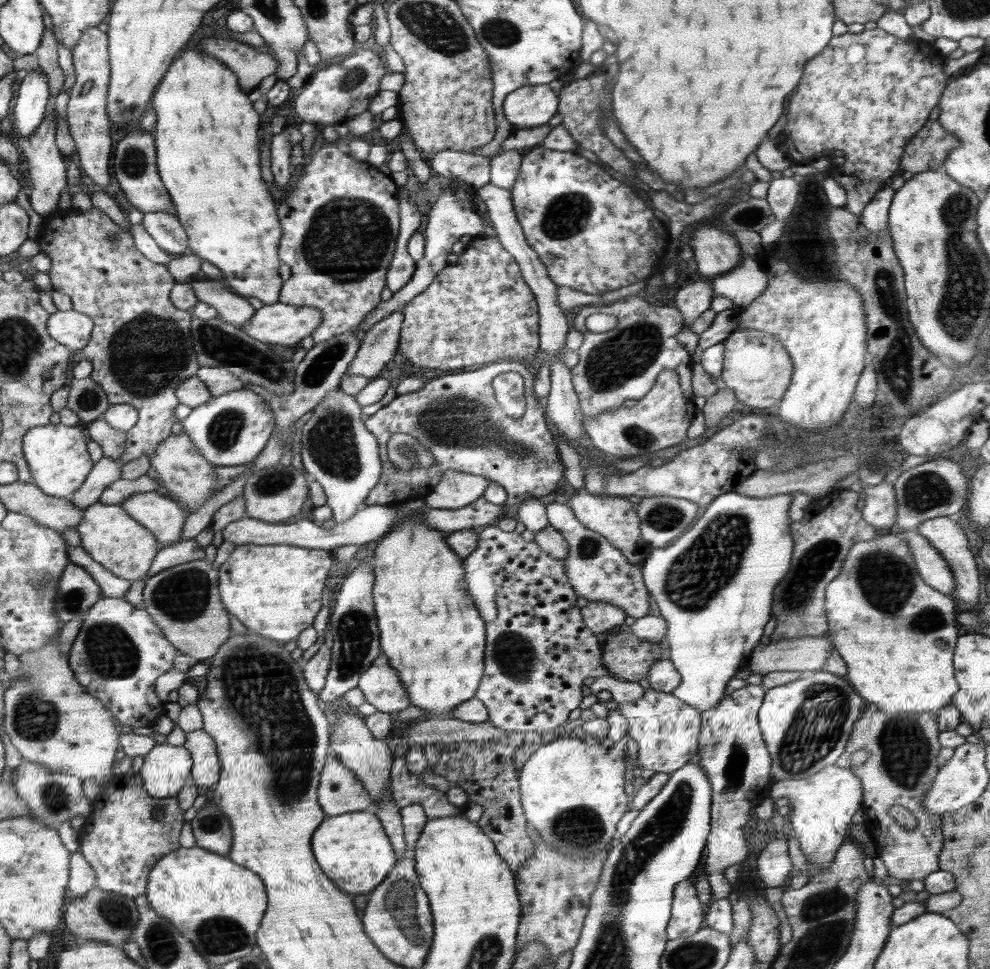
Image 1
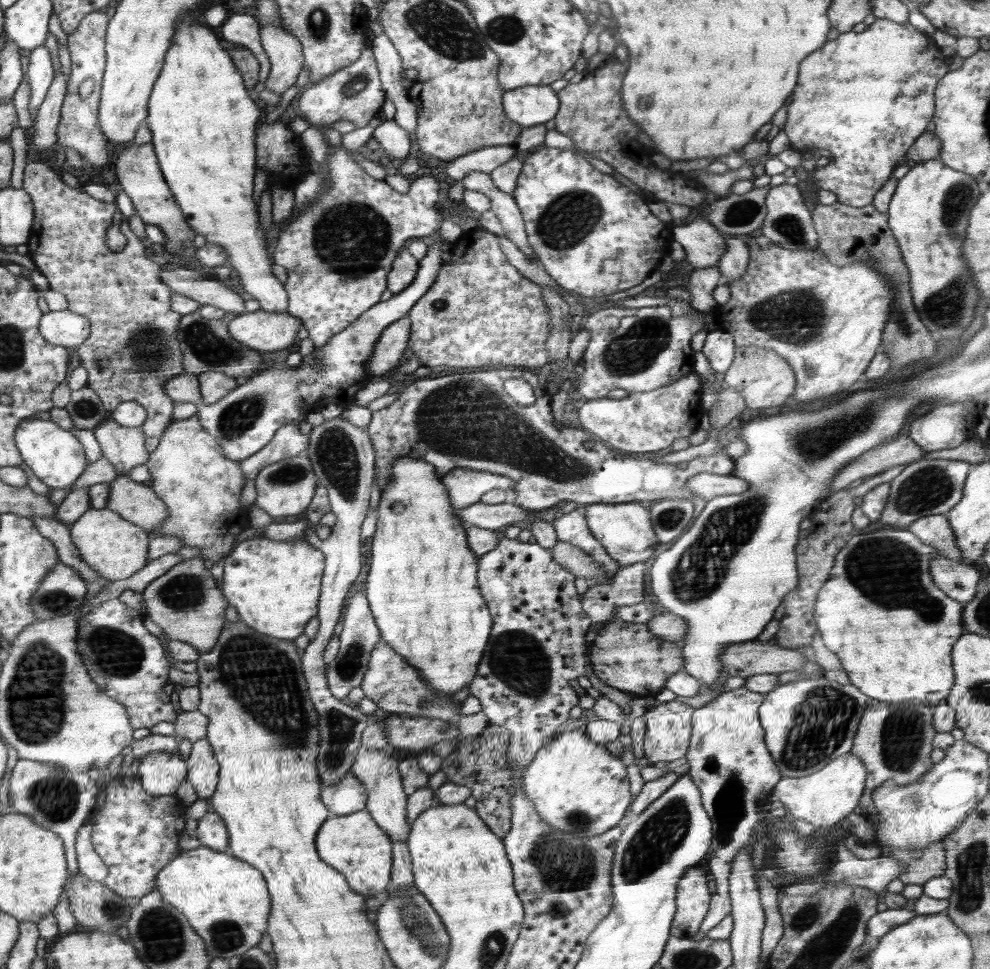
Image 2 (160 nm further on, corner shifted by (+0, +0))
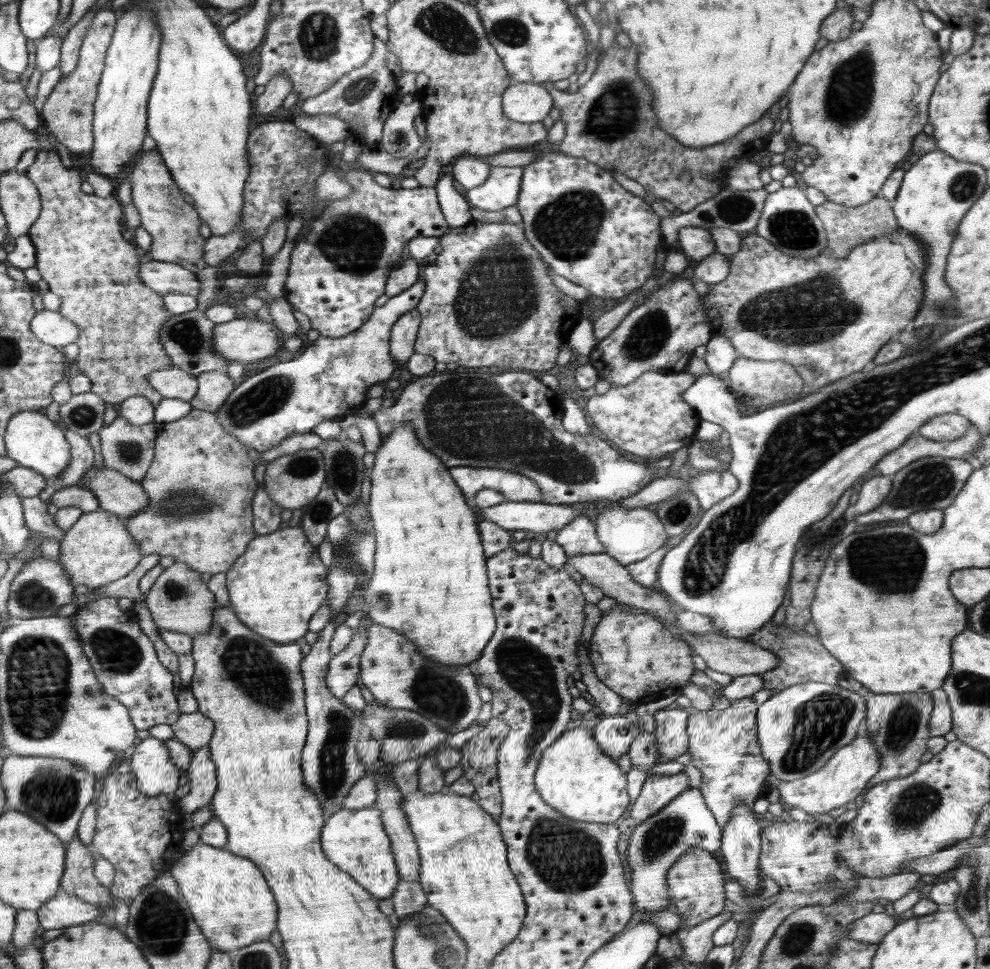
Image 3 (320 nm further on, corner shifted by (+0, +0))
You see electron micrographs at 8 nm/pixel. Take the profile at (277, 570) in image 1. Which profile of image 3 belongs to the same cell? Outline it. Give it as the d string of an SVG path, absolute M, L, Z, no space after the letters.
M289 526L270 534L256 535L248 545L247 552L226 572L226 587L228 587L230 606L236 608L235 615L236 612L240 612L239 620L244 620L248 628L260 632L262 636L278 644L288 644L303 641L304 635L309 631L308 622L312 614L326 600L327 577L326 566L318 558L318 548L308 541L303 528Z

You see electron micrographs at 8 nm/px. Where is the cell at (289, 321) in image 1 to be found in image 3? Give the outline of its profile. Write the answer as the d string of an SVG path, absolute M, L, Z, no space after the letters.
M251 316L236 318L230 322L215 325L213 328L214 353L244 365L250 365L257 360L267 359L269 356L275 355L280 348L280 339L285 339L285 337L278 337L271 325Z

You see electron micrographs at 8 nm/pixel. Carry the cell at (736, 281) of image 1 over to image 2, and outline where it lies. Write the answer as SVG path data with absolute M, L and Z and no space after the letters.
M727 237L726 250L716 266L722 274L722 282L735 281L745 271L750 260L749 248L744 237Z

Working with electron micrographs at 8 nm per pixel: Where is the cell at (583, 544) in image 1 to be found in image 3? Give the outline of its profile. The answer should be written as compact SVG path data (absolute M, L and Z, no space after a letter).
M586 514L577 516L562 530L558 530L555 541L565 550L567 557L606 552L599 539L596 524Z

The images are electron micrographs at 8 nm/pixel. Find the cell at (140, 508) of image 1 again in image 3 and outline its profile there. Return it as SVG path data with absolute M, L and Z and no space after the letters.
M90 467L83 474L83 487L98 499L100 509L126 519L147 507L149 501L140 481L108 467Z

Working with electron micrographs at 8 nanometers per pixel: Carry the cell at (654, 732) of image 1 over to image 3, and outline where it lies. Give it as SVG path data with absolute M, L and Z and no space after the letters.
M683 707L678 709L662 709L654 714L656 719L656 746L662 755L660 762L666 762L689 752L689 736L687 720L690 711Z

